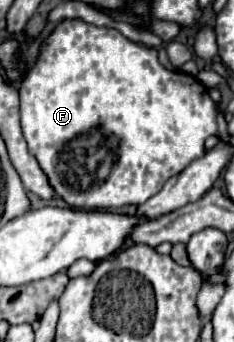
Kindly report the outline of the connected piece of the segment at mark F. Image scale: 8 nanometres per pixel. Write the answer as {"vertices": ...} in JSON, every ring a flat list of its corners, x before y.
{"vertices":[[67,19,49,35,45,47,41,49,39,59,27,71,25,79,19,85,21,97,21,129,25,139,29,141,29,151,39,161,41,169,49,177,51,187,73,207,73,209,121,209,125,205,143,205,149,197,161,191,167,179,179,175,191,161,203,155,205,139,217,133,217,119,215,119,215,103,209,97,207,89,191,75,181,71,167,71,157,61,157,49,145,47,125,39,117,29,95,27,83,23,81,19]]}

